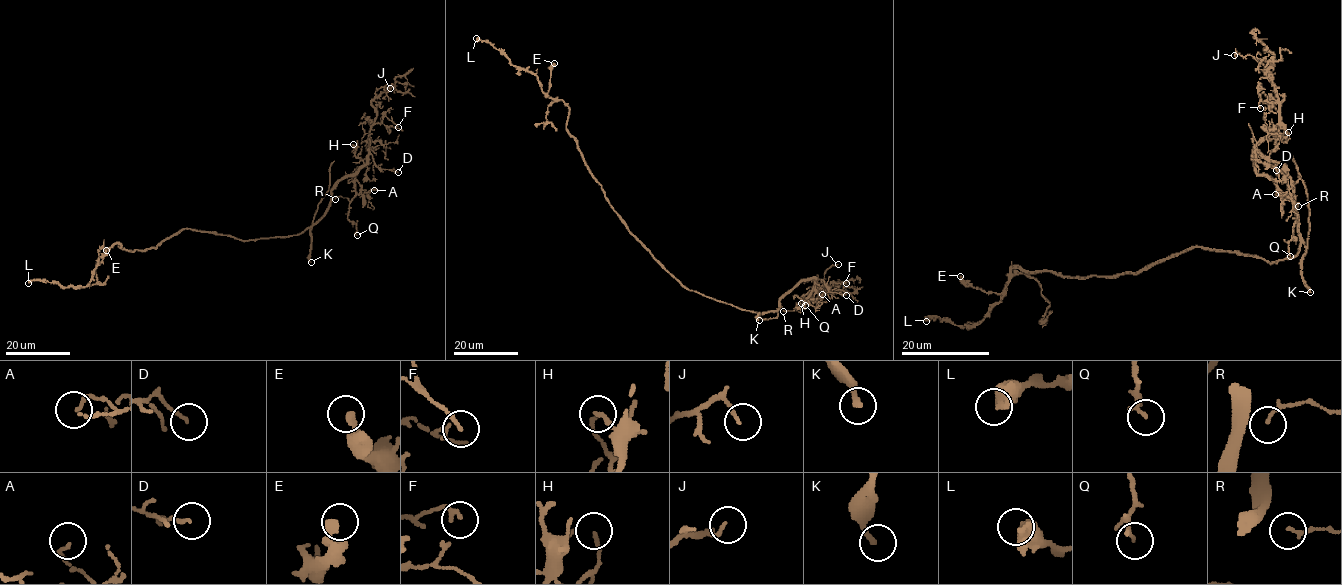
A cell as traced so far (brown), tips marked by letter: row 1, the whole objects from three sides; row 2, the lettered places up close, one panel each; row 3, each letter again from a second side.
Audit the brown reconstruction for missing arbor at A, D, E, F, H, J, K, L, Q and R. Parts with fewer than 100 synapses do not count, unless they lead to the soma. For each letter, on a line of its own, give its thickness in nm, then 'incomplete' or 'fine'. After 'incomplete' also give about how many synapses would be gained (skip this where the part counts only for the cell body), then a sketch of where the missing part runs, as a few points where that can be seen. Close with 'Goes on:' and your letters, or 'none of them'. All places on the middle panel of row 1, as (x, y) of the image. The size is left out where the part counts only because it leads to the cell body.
A: calibre 140 nm; fine
D: calibre 110 nm; fine
E: calibre 300 nm; fine
F: calibre 160 nm; fine
H: calibre 130 nm; fine
J: calibre 120 nm; fine
K: calibre 220 nm; fine
L: calibre 360 nm; fine
Q: calibre 110 nm; fine
R: calibre 90 nm; fine
Goes on: none of them

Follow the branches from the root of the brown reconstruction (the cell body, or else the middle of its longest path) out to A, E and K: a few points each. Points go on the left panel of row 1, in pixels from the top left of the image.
A: (218, 234), (256, 240), (302, 233), (324, 214), (331, 189), (367, 159), (356, 181), (367, 193), (374, 190)
E: (218, 234), (183, 229), (156, 247), (135, 251), (126, 251), (116, 243), (99, 259), (100, 263), (106, 250)
K: (218, 234), (256, 240), (291, 236), (312, 226), (311, 262)

